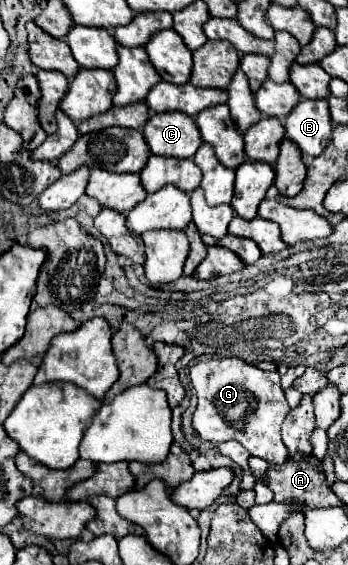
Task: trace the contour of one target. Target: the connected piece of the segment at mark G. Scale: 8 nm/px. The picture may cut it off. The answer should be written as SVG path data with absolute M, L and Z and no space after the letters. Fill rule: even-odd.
M216 358L194 364L190 368L190 380L198 396L192 426L202 440L212 444L238 440L252 456L274 464L282 464L288 458L288 450L280 438L280 428L290 406L280 388L280 374L276 370L264 372L240 358Z

